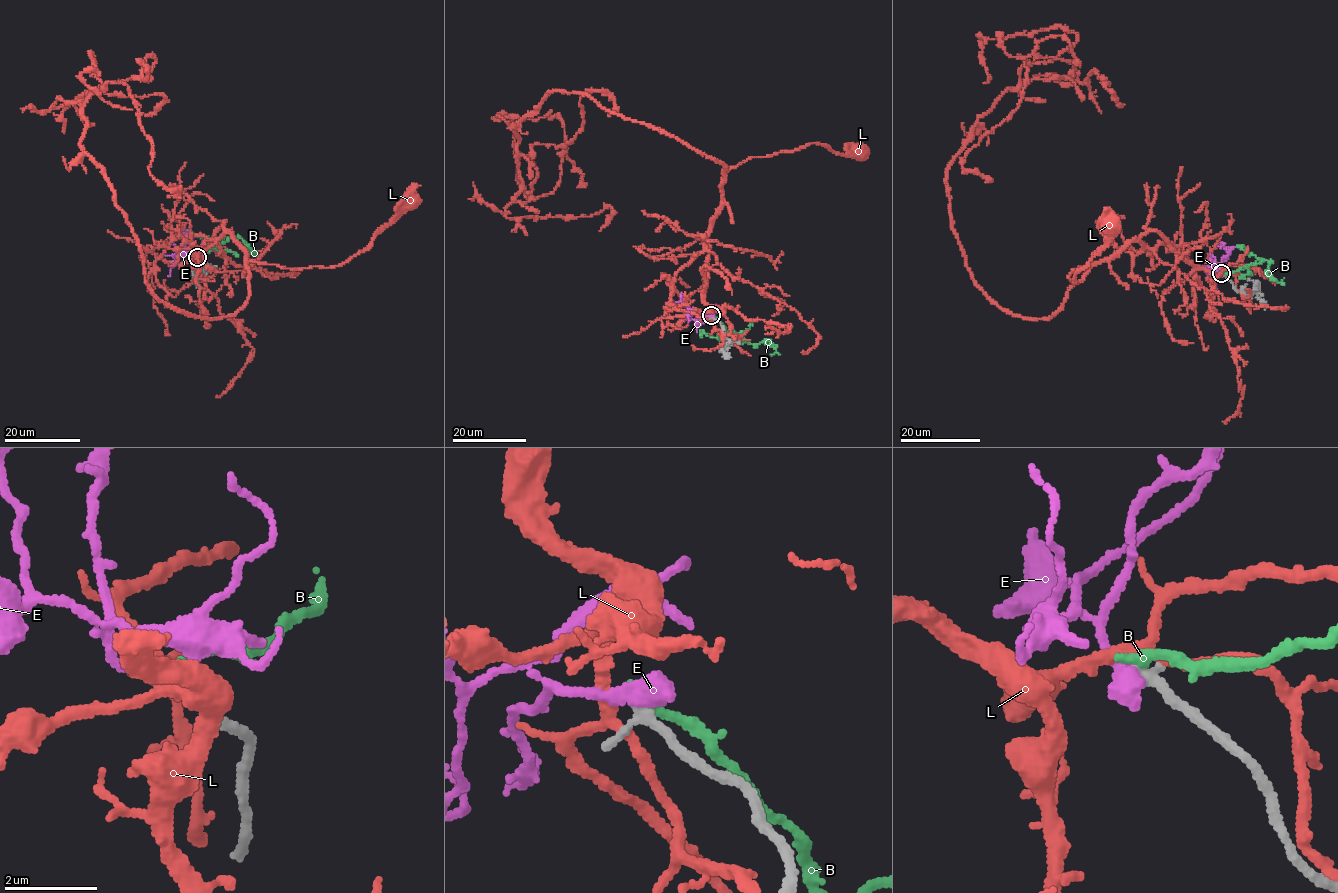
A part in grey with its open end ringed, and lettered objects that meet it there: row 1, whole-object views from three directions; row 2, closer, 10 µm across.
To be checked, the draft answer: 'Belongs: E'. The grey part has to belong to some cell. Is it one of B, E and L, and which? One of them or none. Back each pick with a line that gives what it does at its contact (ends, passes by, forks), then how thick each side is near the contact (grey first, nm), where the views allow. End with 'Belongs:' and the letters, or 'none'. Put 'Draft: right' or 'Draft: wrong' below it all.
Belongs: none
Draft: wrong

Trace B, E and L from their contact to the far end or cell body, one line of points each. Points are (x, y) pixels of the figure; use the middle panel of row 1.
B: (712, 316), (727, 331), (733, 330), (744, 342), (729, 343), (701, 331), (701, 337)
E: (712, 316), (702, 316), (700, 323), (689, 318), (700, 317)
L: (710, 318), (704, 292), (706, 234), (729, 169), (752, 157), (812, 143), (838, 154), (857, 150)

